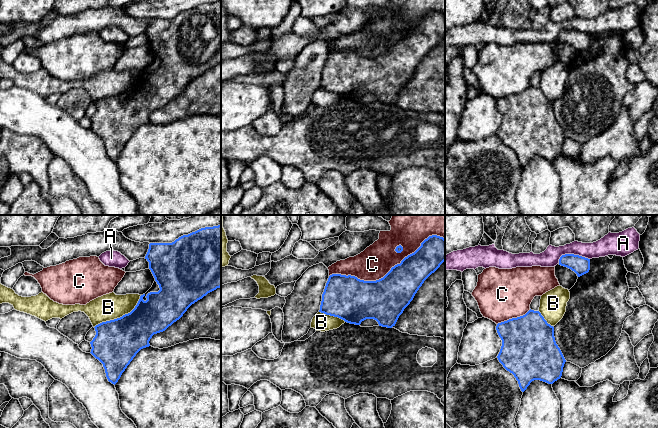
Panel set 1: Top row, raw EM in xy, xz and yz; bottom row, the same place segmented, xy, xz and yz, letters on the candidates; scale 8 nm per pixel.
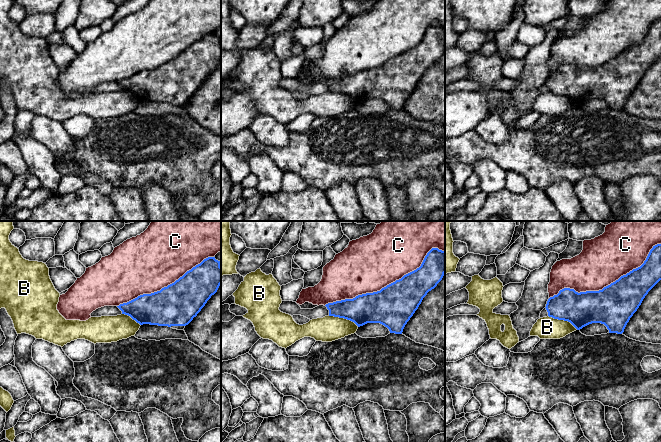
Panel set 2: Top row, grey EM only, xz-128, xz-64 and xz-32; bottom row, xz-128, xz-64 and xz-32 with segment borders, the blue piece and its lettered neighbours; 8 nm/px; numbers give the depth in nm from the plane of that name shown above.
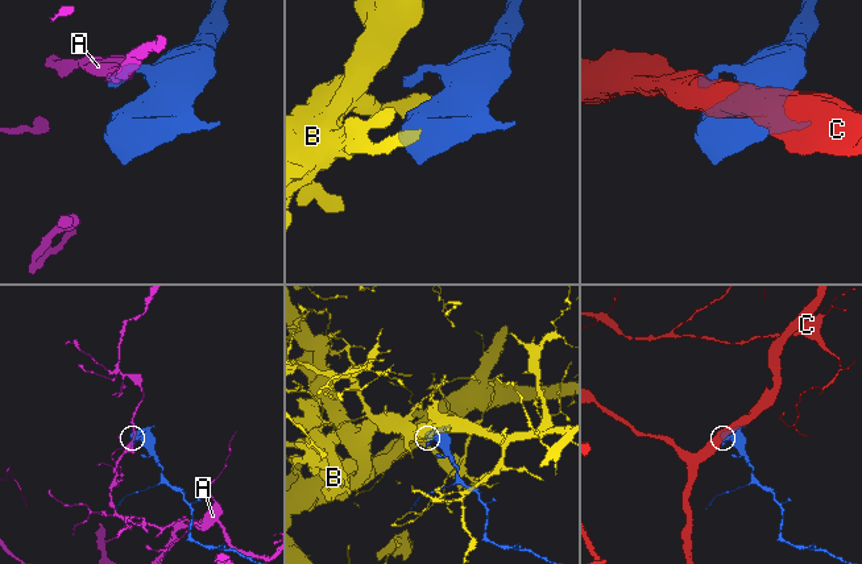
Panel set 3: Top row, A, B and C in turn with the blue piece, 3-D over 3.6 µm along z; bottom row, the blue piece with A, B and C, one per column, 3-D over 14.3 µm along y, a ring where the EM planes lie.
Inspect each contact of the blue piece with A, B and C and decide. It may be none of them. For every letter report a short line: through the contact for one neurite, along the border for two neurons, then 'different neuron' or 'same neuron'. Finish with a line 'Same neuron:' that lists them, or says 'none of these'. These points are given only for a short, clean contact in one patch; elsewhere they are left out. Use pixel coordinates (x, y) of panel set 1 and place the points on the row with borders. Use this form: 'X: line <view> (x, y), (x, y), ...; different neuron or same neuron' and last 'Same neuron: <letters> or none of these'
A: line yz (589, 259), (573, 254), (563, 254), (558, 263); different neuron
B: line xy (141, 295), (129, 312), (102, 321), (94, 327); different neuron
C: different neuron
Same neuron: none of these

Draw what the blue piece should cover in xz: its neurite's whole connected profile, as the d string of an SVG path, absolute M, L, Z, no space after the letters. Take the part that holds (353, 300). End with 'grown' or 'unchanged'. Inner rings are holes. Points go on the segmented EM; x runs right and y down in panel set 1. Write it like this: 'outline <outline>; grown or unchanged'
outline M432 235L421 246L395 265L381 279L364 281L355 276L332 274L329 276L319 312L338 317L347 323L360 325L366 319L374 319L379 326L392 328L399 316L413 300L424 281L445 261L445 239Z; unchanged

